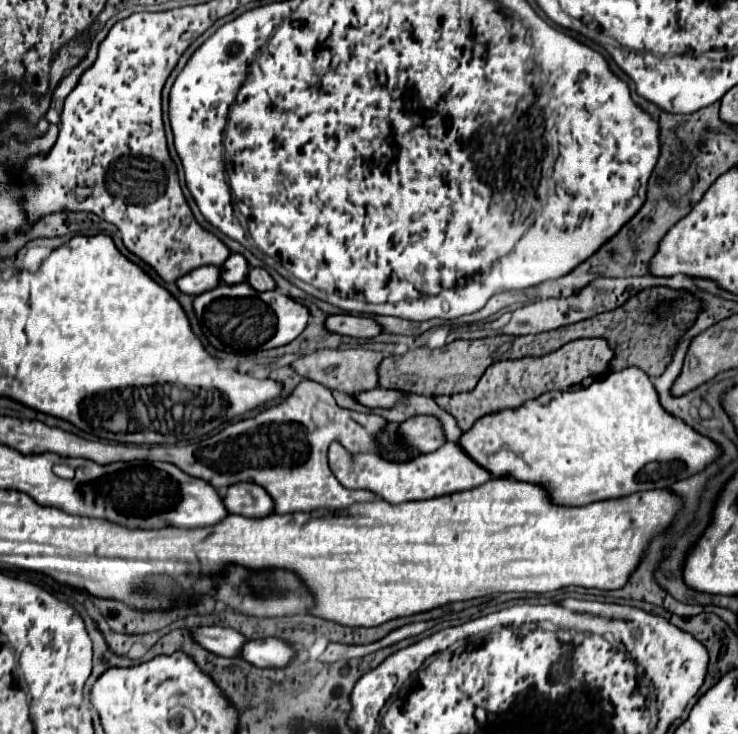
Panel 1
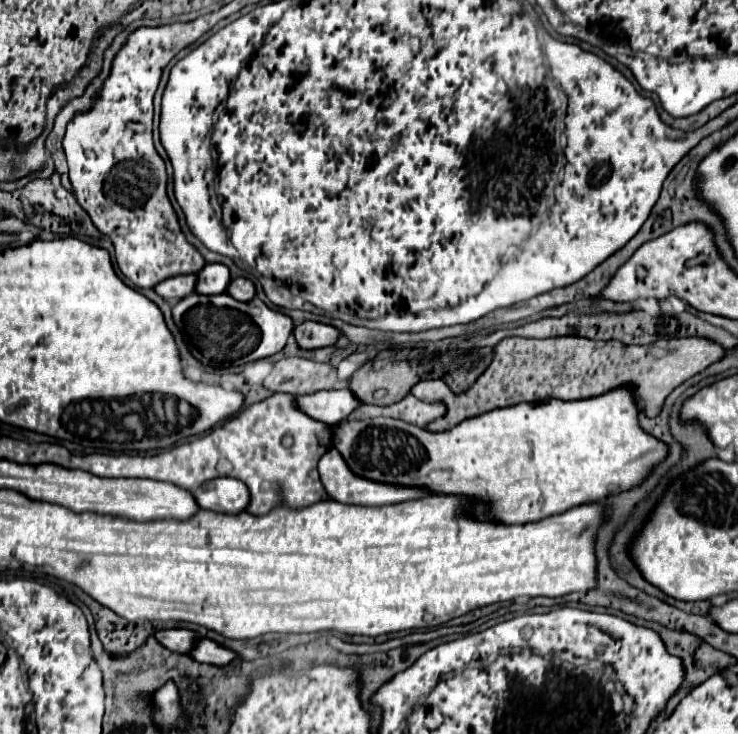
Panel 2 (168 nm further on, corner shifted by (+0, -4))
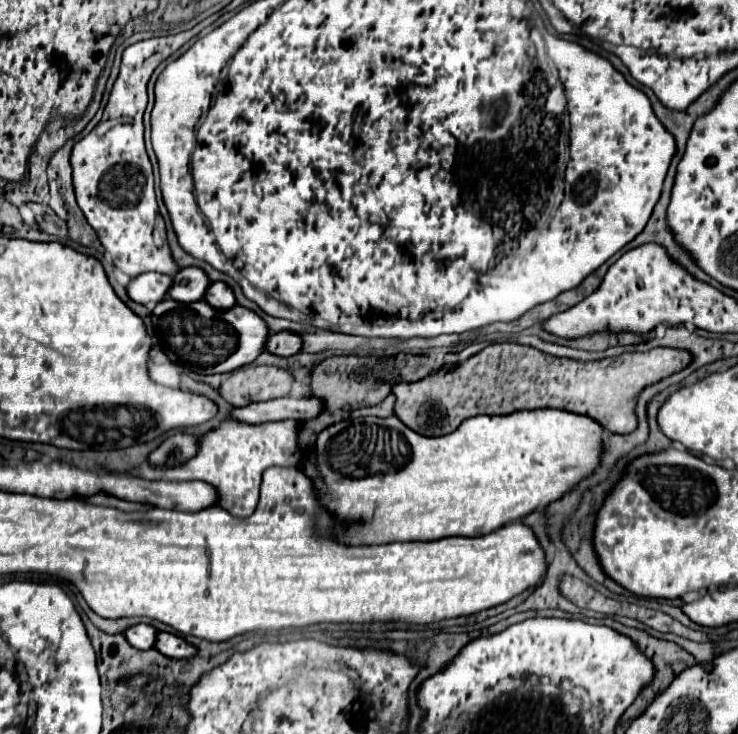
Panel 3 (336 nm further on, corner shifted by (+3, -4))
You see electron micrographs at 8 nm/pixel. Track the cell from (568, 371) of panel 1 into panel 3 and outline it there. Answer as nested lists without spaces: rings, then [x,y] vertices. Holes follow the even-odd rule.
[[[495,343],[485,347],[481,353],[469,357],[467,361],[453,367],[439,369],[433,375],[427,375],[425,379],[419,379],[415,383],[397,383],[391,387],[391,393],[397,397],[395,415],[399,417],[399,421],[425,437],[449,435],[461,425],[463,419],[477,417],[477,415],[511,415],[523,409],[547,409],[547,407],[563,409],[577,415],[587,415],[593,421],[597,421],[607,433],[625,435],[637,427],[633,407],[641,389],[675,371],[681,371],[683,367],[689,365],[689,361],[691,361],[691,355],[687,351],[671,349],[671,347],[657,347],[645,353],[623,353],[619,357],[611,357],[603,361],[581,363],[573,359],[559,359],[527,345]]]

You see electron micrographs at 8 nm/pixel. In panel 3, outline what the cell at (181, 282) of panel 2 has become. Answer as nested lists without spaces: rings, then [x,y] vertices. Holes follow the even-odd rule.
[[[143,273],[129,281],[127,295],[135,303],[149,307],[149,303],[159,303],[167,295],[167,287],[171,287],[171,277],[161,273]]]

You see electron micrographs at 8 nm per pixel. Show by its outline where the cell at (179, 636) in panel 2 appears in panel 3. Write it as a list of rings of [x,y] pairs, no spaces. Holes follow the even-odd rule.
[[[133,625],[123,631],[123,637],[135,649],[151,649],[151,643],[155,643],[155,629],[151,625]]]

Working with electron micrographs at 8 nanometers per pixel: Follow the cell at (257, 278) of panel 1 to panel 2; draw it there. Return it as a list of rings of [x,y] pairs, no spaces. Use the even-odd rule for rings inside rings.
[[[236,277],[236,279],[230,281],[230,287],[228,287],[226,293],[232,295],[234,299],[238,299],[238,301],[250,301],[256,295],[256,287],[254,287],[254,283],[250,279]]]

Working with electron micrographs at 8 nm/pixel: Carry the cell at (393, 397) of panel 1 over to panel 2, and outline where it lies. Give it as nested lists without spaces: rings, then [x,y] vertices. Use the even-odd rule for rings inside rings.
[[[350,389],[316,391],[314,395],[300,395],[298,407],[302,407],[302,411],[314,419],[324,419],[324,423],[334,425],[344,421],[356,407],[360,407],[360,401]]]

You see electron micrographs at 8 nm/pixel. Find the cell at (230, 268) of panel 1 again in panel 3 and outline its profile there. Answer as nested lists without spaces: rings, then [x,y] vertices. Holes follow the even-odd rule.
[[[185,267],[179,269],[173,277],[173,285],[169,287],[167,295],[179,303],[195,303],[203,299],[205,291],[209,287],[207,275],[197,267]]]

